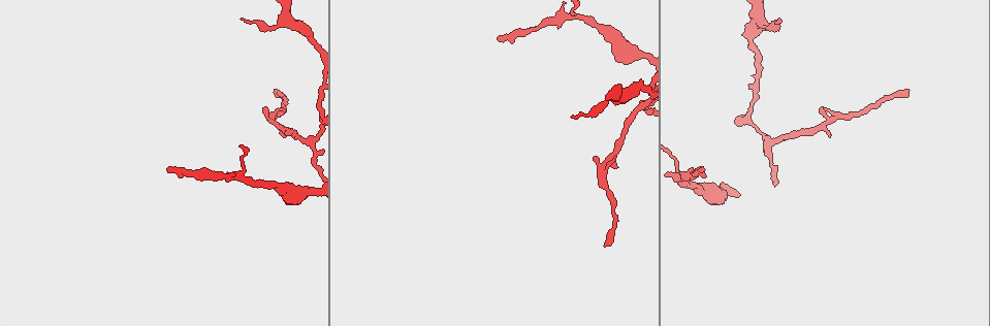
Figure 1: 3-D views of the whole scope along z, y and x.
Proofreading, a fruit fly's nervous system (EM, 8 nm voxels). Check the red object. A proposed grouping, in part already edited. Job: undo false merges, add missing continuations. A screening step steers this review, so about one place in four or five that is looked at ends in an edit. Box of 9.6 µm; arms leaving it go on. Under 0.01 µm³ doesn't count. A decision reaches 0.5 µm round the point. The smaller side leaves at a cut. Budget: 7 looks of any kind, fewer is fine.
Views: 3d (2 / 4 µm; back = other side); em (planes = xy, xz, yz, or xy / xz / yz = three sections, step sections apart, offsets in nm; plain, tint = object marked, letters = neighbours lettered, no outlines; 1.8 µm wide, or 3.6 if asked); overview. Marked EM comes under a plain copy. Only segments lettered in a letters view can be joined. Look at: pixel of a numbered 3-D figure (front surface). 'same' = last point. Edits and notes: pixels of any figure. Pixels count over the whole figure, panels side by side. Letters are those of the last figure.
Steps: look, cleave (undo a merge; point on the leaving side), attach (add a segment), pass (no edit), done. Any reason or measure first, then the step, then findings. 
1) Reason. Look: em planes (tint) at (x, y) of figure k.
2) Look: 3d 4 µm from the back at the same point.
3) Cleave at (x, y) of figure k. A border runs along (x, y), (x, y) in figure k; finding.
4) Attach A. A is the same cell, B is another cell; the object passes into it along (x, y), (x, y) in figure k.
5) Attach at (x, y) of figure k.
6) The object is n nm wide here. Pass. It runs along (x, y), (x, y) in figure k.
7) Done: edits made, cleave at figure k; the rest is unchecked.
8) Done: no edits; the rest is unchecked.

An open end. Look: 3d 4 µm at (499, 36) of figure 1.

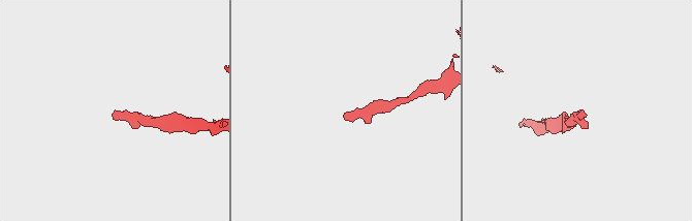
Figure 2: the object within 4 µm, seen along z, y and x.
Look: em 3.6 µm planes (tint) at (580, 120) of figure 2.

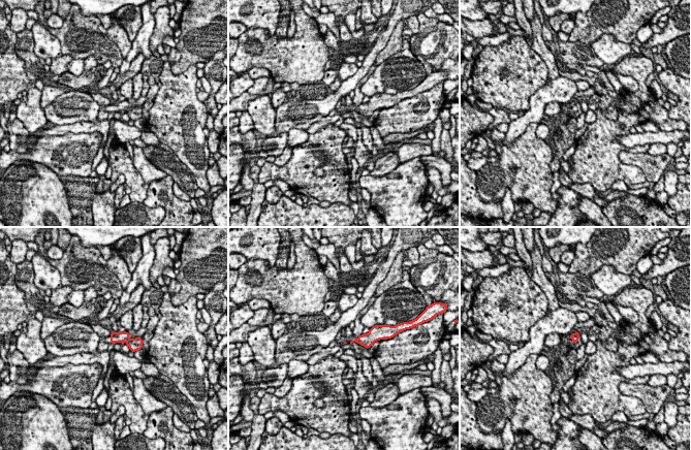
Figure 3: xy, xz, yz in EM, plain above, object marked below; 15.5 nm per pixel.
Look: em 3.6 µm planes (letters) at the same point.

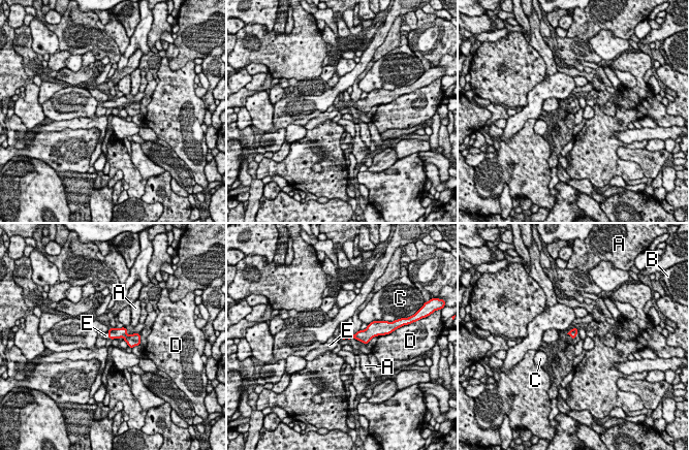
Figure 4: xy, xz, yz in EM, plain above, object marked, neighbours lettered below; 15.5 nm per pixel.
The longest contact is with C, 120 nm. Attach E. E is the same cell, A, B, C and D are other cells; the object passes into it along (113, 332), (108, 335), (105, 335) in figure 4; it goes on there.

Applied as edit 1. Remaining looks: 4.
Redraw. Look: overview.

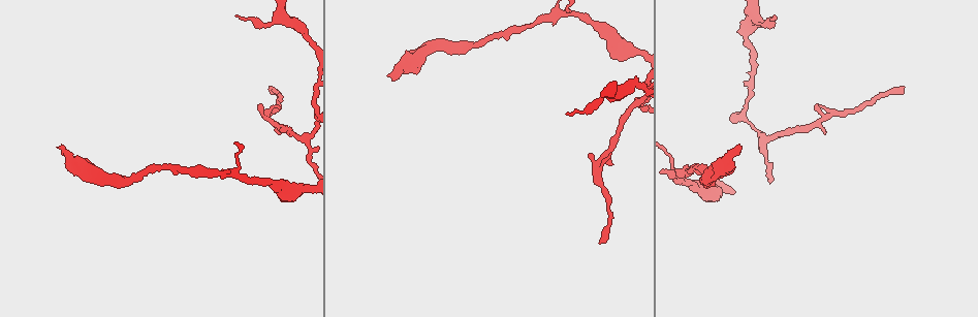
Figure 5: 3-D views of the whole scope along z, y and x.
Arms part here. Look: 3d 4 µm at (565, 14) of figure 5.

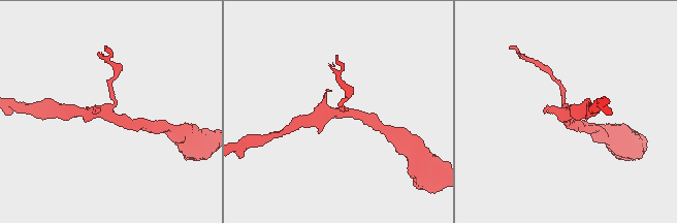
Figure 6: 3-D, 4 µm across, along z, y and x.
3 arms meet here; shape alone is not enough. Look: em xy step 4 (tint) at (107, 110) of figure 6.

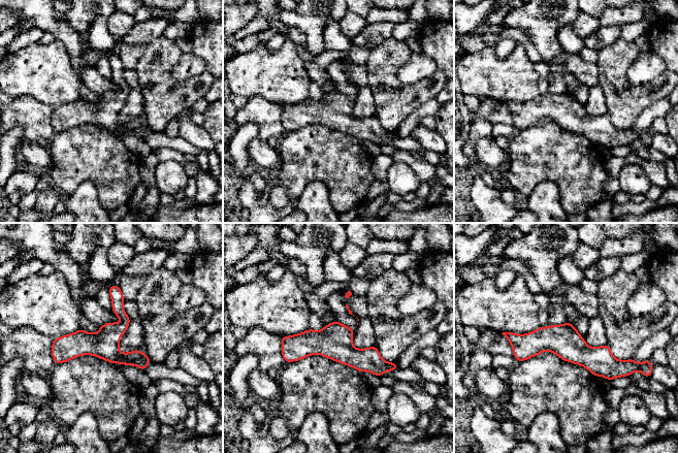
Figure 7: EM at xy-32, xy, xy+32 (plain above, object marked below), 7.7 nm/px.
Cut it another way. Look: em planes (letters) at the same point.

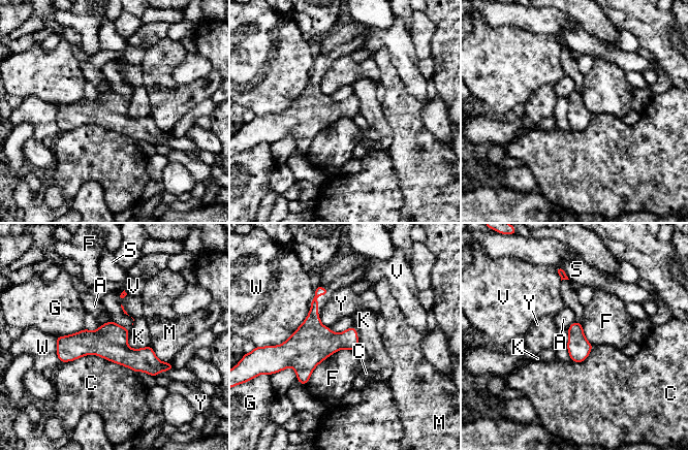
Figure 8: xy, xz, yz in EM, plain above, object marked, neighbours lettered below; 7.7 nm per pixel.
Pass. A, C, F, G, K, M, S, V, W and Y are other cells; a border runs along (353, 350), (329, 355), (306, 385) in figure 8; one neuron here.

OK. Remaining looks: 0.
Done: edits made, attach at figure 4; the rest is unchecked.

